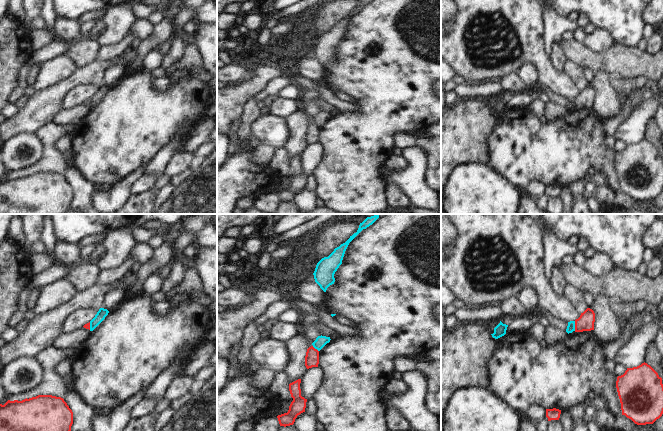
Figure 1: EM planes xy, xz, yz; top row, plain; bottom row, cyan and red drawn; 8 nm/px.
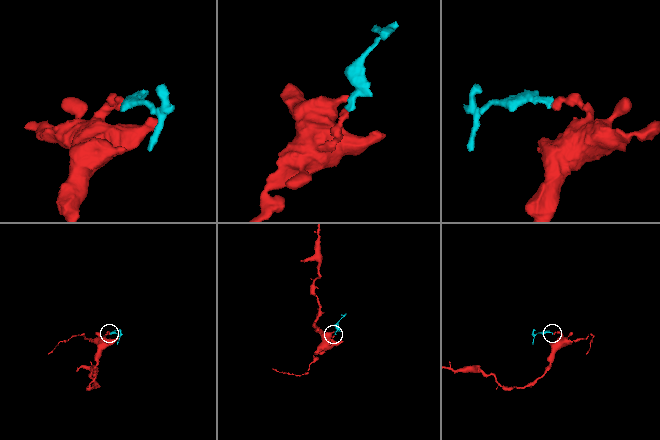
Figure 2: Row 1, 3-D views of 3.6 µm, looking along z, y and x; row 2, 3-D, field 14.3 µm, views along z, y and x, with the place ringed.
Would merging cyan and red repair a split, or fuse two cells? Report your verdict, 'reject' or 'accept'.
reject

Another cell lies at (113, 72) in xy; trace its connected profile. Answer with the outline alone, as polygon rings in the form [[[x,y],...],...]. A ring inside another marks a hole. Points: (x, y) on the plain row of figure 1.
[[[110,60],[109,64],[103,71],[100,83],[107,86],[113,85],[123,77],[124,67],[124,64],[119,61],[113,63],[112,60]]]

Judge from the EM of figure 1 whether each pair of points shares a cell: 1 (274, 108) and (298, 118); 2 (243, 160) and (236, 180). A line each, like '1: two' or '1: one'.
1: two
2: one

